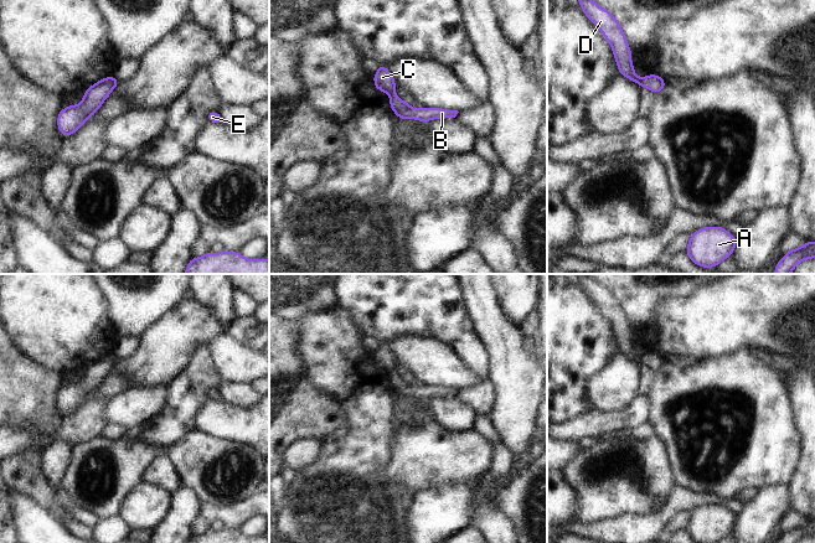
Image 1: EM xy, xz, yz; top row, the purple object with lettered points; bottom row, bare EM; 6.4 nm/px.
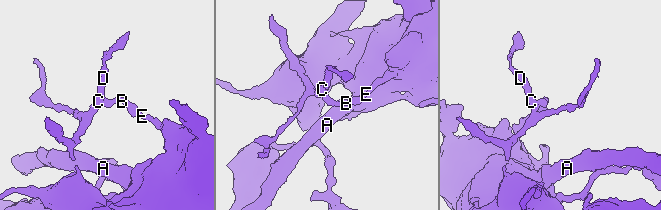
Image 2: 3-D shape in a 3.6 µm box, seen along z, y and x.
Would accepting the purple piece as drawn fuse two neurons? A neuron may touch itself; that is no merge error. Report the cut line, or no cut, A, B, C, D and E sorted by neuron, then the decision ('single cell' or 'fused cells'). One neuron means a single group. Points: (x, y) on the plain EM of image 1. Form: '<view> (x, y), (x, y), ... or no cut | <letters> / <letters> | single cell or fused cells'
yz (640, 356), (641, 362) | A B E / C D | fused cells

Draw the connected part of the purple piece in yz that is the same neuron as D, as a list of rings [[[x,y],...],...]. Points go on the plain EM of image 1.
[[[588,274],[577,275],[582,289],[587,293],[589,299],[602,309],[604,316],[610,321],[619,351],[638,363],[641,363],[641,356],[634,350],[631,327],[626,320],[620,300],[615,298],[608,288]]]

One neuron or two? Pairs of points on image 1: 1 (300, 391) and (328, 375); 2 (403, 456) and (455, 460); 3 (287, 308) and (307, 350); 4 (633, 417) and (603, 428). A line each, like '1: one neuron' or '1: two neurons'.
1: two neurons
2: one neuron
3: two neurons
4: one neuron

